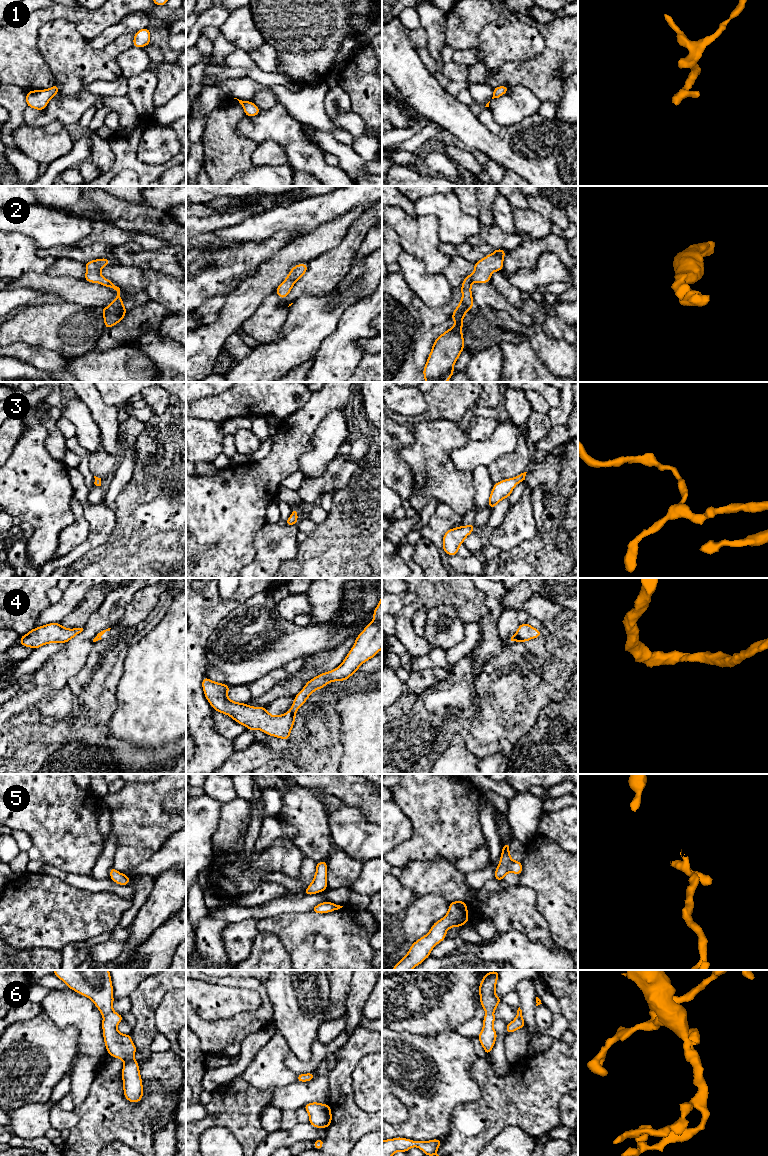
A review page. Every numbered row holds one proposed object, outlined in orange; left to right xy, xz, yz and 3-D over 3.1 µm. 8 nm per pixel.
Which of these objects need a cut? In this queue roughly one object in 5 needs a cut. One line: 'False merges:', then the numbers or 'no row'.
False merges: no row

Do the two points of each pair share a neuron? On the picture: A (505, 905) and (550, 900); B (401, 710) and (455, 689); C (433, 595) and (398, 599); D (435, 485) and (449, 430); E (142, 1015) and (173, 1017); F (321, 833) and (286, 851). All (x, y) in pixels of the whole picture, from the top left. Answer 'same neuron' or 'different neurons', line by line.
A: different neurons
B: different neurons
C: different neurons
D: same neuron
E: different neurons
F: different neurons

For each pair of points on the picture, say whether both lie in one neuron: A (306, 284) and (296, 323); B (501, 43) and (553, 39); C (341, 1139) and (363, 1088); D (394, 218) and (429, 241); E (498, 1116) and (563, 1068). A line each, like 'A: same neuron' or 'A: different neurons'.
A: different neurons
B: different neurons
C: different neurons
D: same neuron
E: same neuron

